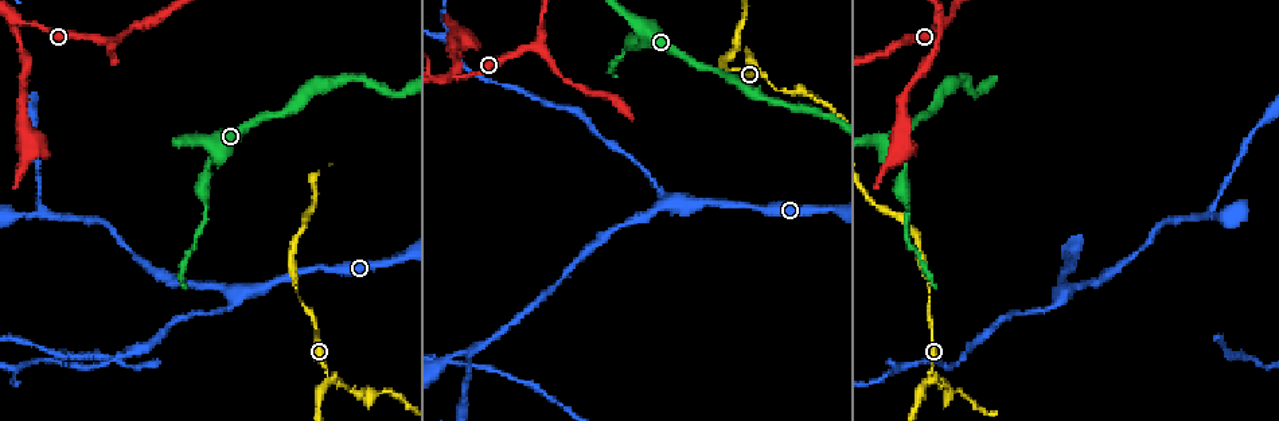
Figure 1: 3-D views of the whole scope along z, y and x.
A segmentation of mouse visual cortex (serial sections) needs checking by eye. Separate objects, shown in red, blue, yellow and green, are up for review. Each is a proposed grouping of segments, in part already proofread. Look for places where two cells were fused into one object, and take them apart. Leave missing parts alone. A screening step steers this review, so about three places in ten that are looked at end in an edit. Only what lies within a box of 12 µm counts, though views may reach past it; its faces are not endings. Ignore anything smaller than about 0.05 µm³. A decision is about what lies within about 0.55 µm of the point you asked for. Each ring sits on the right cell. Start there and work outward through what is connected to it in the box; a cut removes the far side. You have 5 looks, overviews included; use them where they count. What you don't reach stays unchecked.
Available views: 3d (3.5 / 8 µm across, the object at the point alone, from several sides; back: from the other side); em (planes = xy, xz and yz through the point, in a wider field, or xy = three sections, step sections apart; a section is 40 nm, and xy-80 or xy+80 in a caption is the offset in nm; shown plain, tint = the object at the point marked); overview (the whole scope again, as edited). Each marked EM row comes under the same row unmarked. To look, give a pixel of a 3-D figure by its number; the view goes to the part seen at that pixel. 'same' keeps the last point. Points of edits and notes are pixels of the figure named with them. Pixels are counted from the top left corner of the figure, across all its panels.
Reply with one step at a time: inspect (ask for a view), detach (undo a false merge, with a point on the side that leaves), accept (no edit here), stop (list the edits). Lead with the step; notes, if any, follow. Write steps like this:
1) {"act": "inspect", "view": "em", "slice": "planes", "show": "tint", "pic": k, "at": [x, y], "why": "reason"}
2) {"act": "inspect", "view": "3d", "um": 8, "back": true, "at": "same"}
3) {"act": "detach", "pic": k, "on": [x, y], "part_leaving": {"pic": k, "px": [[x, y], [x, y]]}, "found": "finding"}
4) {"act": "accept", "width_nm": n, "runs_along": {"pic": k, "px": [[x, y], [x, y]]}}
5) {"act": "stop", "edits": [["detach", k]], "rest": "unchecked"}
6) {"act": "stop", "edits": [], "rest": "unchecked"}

{"act": "inspect", "view": "3d", "um": 3.5, "pic": 1, "at": [903, 172], "why": "narrows sharply"}

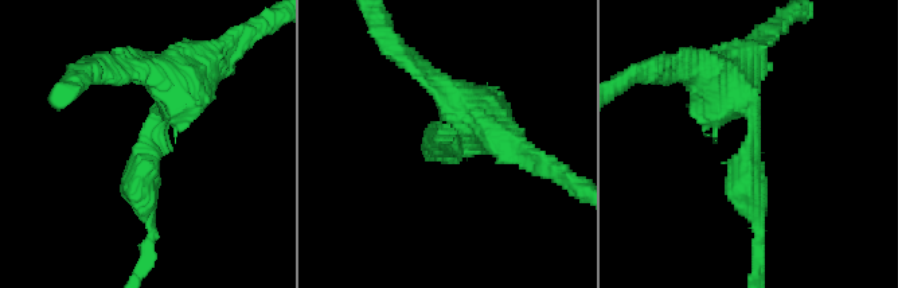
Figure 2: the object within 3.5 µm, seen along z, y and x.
{"act": "inspect", "view": "em", "slice": "xy", "step": 2, "show": "tint", "pic": 2, "at": [151, 135], "arm_widths_nm": [350, 500], "why": "now the EM"}

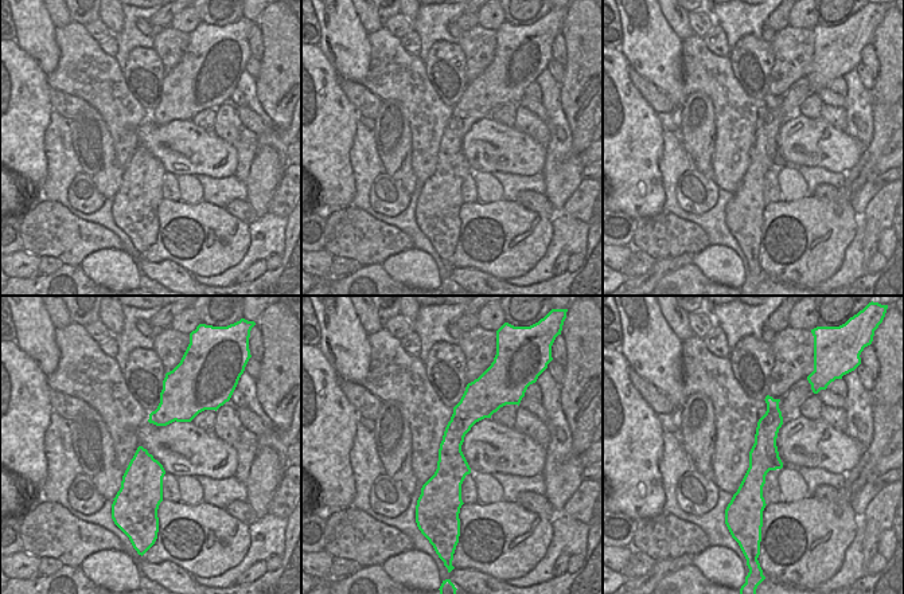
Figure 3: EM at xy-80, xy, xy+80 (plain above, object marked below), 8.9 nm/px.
{"act": "accept", "runs_along": {"pic": 3, "px": [[470, 391], [444, 504]]}, "found": "continuous, no second cell"}

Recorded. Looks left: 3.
{"act": "inspect", "view": "3d", "um": 8, "pic": 1, "at": [668, 206]}

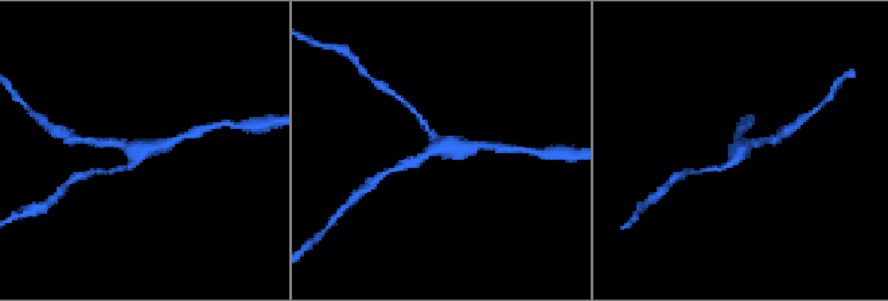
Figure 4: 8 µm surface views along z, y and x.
{"act": "inspect", "view": "3d", "um": 3.5, "pic": 4, "at": [441, 148]}

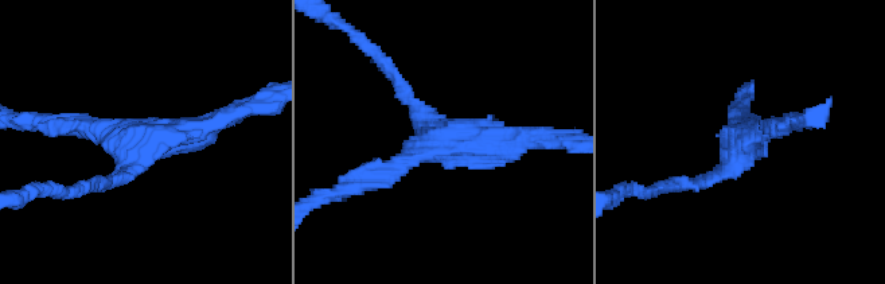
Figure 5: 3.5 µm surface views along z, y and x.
{"act": "accept", "arms": 3, "runs_along": {"pic": 5, "px": [[529, 137], [435, 144], [363, 179]]}, "found": "one cell here"}

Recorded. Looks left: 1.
{"act": "stop", "edits": [], "rest": "unchecked"}

